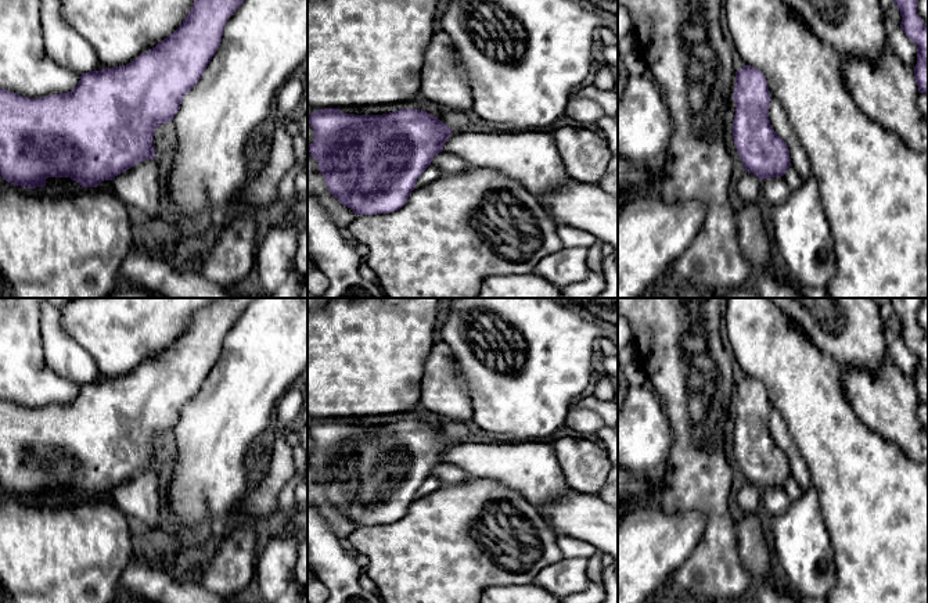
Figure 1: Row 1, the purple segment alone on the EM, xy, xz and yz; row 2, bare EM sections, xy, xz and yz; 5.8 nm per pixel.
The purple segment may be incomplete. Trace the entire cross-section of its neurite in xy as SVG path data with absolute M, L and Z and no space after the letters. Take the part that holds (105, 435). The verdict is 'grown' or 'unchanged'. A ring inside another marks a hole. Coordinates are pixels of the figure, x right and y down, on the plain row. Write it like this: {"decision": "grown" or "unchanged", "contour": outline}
{"decision": "grown", "contour": "M223 298L197 309L193 313L193 317L183 334L166 349L159 352L155 358L141 363L134 372L126 376L114 378L105 377L101 381L82 384L78 396L69 403L51 405L40 409L29 409L8 402L6 399L0 399L0 485L3 487L3 489L11 495L21 496L24 499L44 498L47 493L47 488L71 488L72 491L79 493L82 499L97 498L102 491L111 491L114 505L126 516L129 516L136 525L143 530L157 527L162 518L162 492L158 488L159 480L155 470L157 462L152 457L154 444L158 437L173 431L175 426L180 420L183 408L199 392L204 381L217 362L226 333L253 299L255 298Z"}

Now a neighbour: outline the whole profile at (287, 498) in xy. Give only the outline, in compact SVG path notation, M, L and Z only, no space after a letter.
M295 466L294 475L292 475L289 484L281 491L281 493L278 496L278 503L280 503L281 509L291 512L296 506L295 489L298 485L301 485L305 481L307 481L307 473L299 470Z

